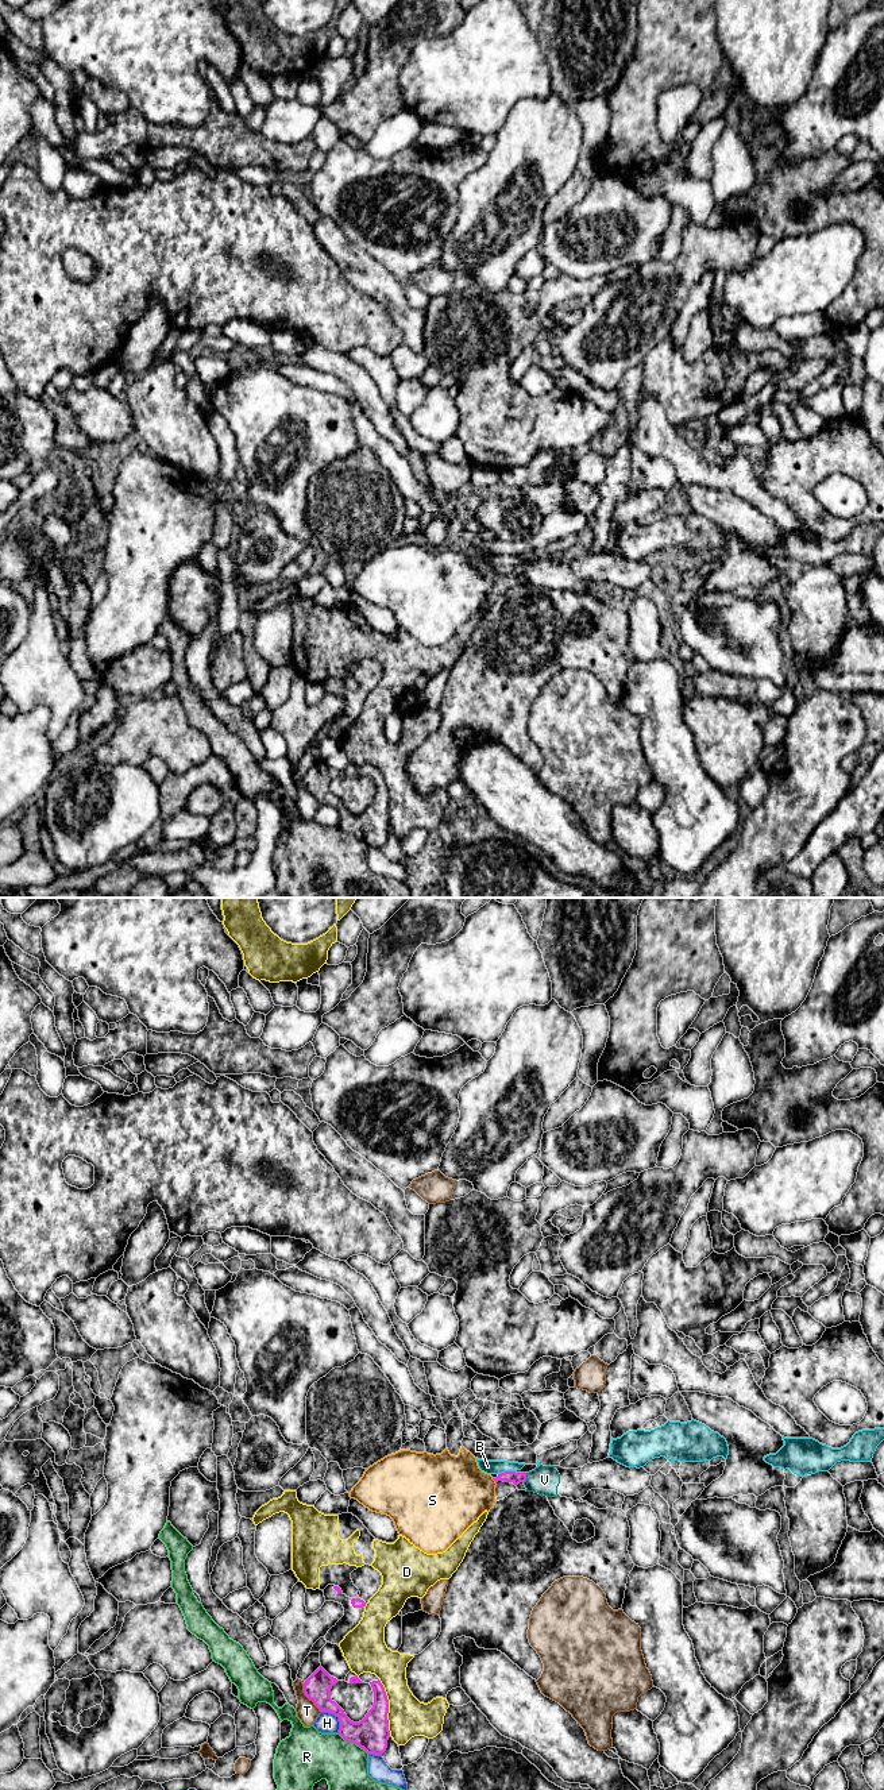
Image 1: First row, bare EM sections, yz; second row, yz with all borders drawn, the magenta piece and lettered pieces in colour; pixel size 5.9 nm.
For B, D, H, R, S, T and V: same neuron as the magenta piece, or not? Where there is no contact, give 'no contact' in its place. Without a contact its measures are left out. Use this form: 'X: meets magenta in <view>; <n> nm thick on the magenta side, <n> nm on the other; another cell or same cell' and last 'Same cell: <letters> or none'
B: meets magenta in yz; 70 nm thick on the magenta side, 80 nm on the other; another cell
D: meets magenta in yz; 200 nm thick on the magenta side, 240 nm on the other; another cell
H: meets magenta in yz; 200 nm thick on the magenta side, 130 nm on the other; another cell
R: meets magenta in yz; 200 nm thick on the magenta side, 280 nm on the other; another cell
S: meets magenta in yz; 70 nm thick on the magenta side, 400 nm on the other; another cell
T: meets magenta in yz; 160 nm thick on the magenta side, 120 nm on the other; another cell
V: meets magenta in yz; 70 nm thick on the magenta side, 180 nm on the other; same cell
Same cell: V

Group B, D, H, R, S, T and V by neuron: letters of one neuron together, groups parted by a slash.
B / D / H / R / S / T / V

